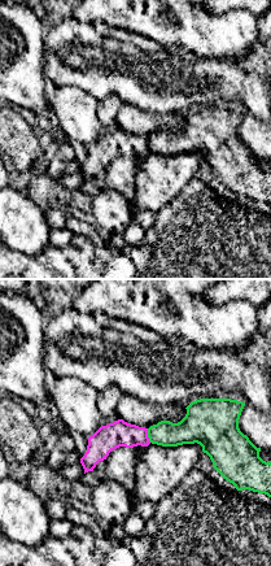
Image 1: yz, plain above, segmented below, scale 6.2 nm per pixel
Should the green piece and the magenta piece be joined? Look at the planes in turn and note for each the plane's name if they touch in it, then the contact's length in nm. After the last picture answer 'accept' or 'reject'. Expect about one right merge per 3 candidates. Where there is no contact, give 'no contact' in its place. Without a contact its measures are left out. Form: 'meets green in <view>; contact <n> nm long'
meets green in yz; contact 90 nm long

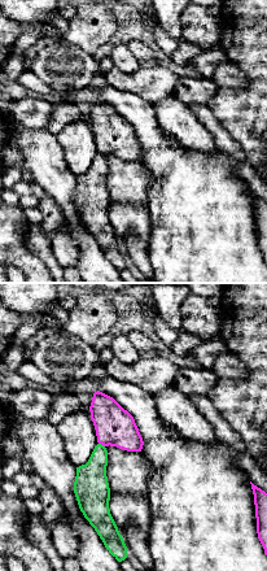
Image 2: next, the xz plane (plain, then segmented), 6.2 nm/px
meets green in xz; contact 50 nm long

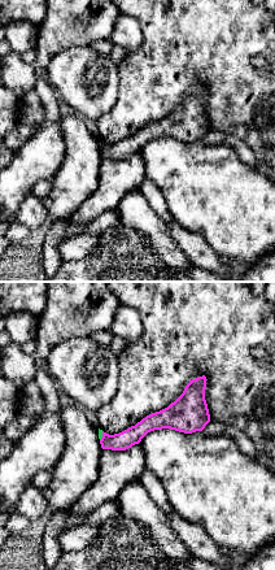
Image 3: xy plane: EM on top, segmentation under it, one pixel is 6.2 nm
meets green in xy; contact 70 nm long

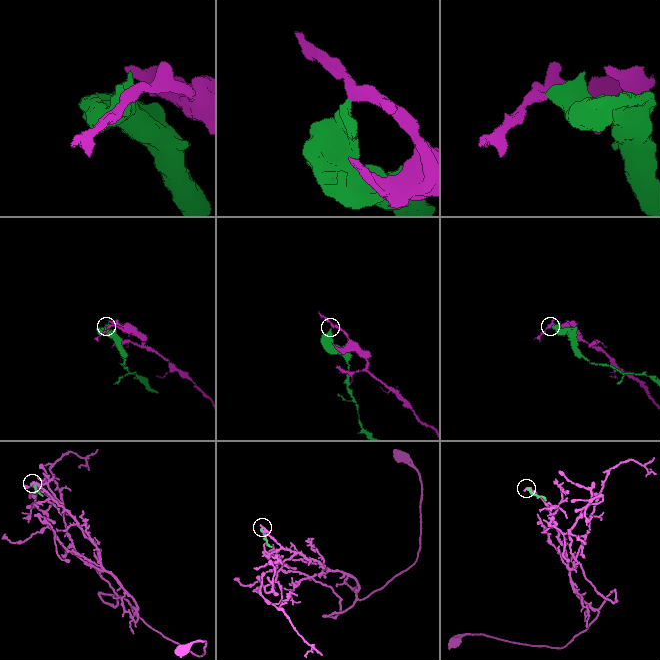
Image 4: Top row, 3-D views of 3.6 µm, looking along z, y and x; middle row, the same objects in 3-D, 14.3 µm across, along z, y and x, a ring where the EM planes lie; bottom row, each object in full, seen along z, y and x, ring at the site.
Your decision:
reject

